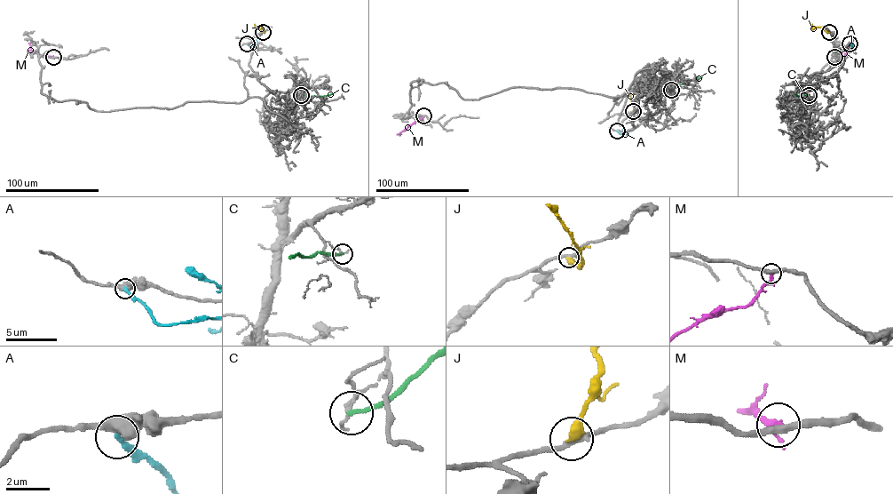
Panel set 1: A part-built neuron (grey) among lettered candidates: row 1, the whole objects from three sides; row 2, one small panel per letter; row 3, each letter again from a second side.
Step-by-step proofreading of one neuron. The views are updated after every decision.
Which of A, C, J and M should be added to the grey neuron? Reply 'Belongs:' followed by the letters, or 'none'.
Belongs: none

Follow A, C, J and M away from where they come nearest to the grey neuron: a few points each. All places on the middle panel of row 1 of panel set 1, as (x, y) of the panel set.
A: (617, 131), (628, 133), (622, 129)
C: (671, 90), (702, 76)
J: (633, 111), (630, 96), (624, 93)
M: (423, 115), (398, 134)

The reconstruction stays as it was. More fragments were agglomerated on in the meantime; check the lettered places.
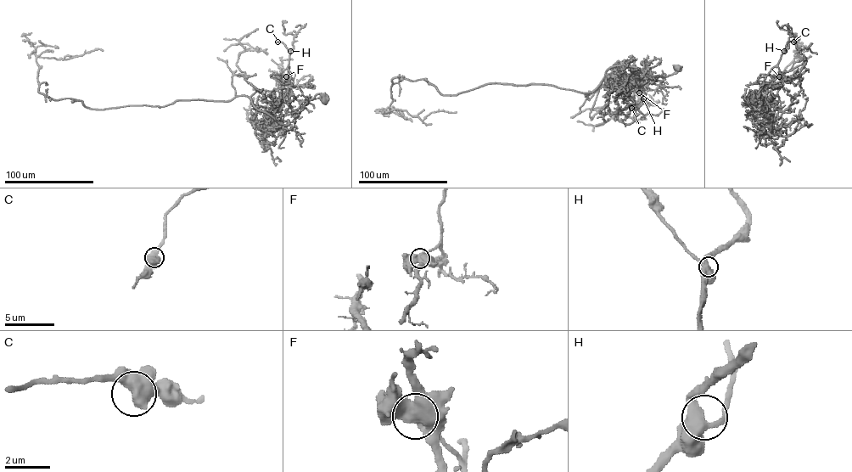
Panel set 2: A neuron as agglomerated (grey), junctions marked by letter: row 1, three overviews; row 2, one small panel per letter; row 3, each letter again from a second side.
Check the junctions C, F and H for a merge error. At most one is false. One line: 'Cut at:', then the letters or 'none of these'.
Cut at: none of these

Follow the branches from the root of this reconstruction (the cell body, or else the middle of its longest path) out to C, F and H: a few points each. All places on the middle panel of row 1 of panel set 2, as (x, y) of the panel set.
C: (678, 67), (675, 73), (642, 84), (630, 83), (628, 76), (636, 80), (642, 92), (643, 98), (631, 108)
F: (678, 67), (675, 73), (658, 75), (642, 84), (630, 83), (628, 76), (636, 80), (640, 92)
H: (678, 67), (675, 73), (658, 75), (642, 84), (630, 83), (628, 76), (636, 80), (643, 98)

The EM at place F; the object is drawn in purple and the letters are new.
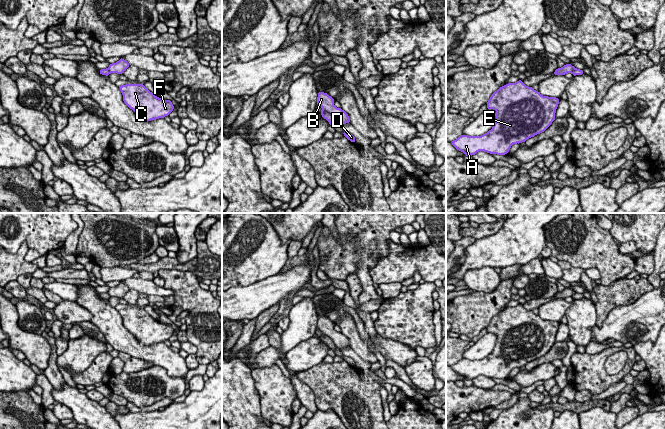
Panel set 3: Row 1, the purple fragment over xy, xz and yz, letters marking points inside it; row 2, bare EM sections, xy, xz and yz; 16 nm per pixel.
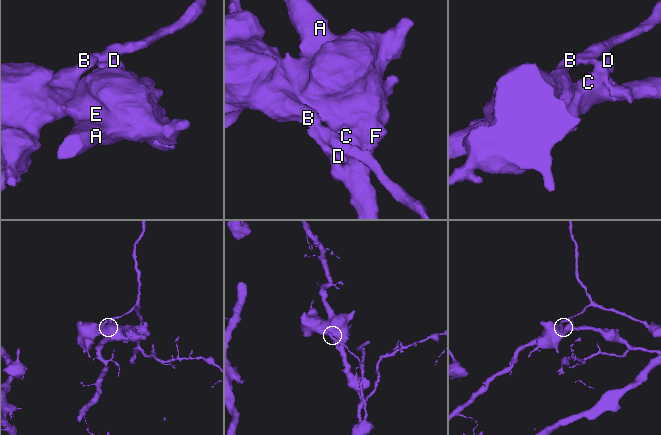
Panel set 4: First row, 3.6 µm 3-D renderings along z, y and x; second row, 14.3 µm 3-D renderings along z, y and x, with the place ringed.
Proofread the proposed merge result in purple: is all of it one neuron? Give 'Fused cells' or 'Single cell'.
Single cell

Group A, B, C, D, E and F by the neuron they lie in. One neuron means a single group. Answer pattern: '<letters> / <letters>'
A B C D E F

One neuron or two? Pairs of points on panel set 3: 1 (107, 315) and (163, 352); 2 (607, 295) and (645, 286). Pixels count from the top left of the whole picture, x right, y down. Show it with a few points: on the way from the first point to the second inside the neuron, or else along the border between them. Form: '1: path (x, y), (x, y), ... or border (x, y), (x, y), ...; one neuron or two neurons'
1: path (116, 330), (136, 350), (148, 352); one neuron
2: path (616, 294), (636, 288); one neuron

